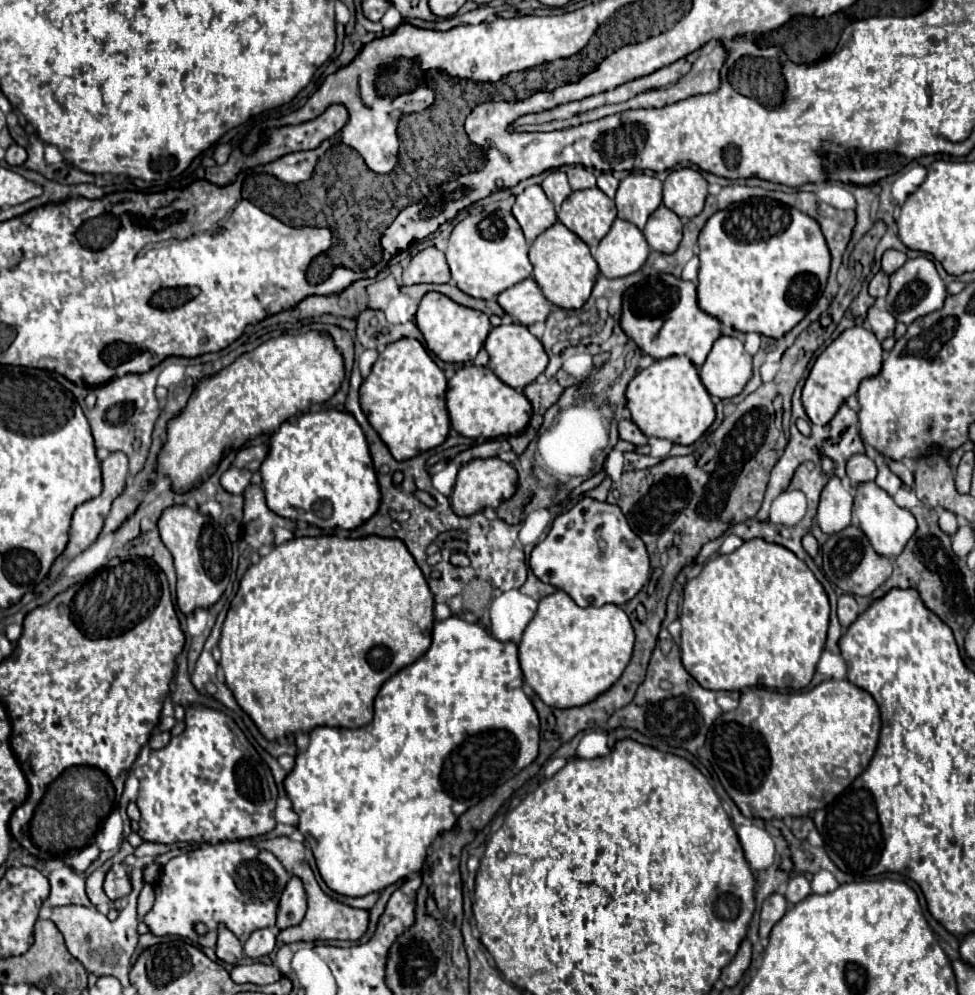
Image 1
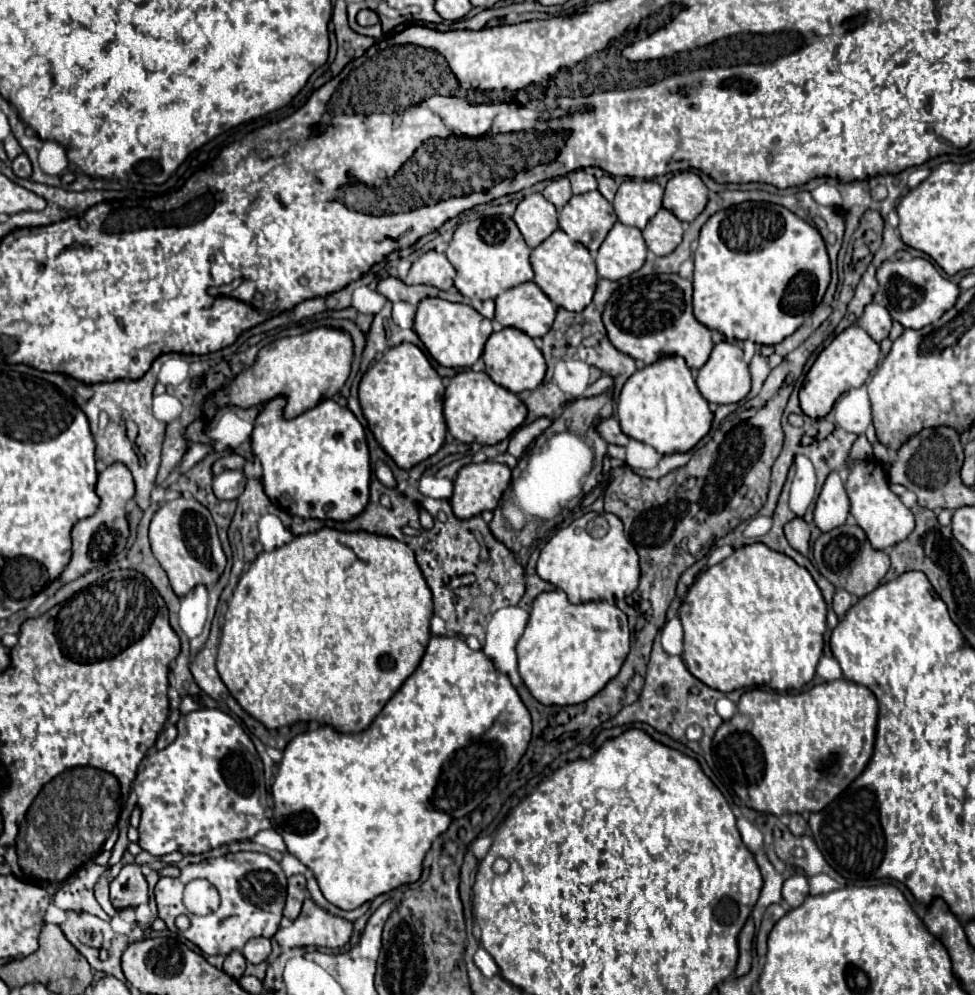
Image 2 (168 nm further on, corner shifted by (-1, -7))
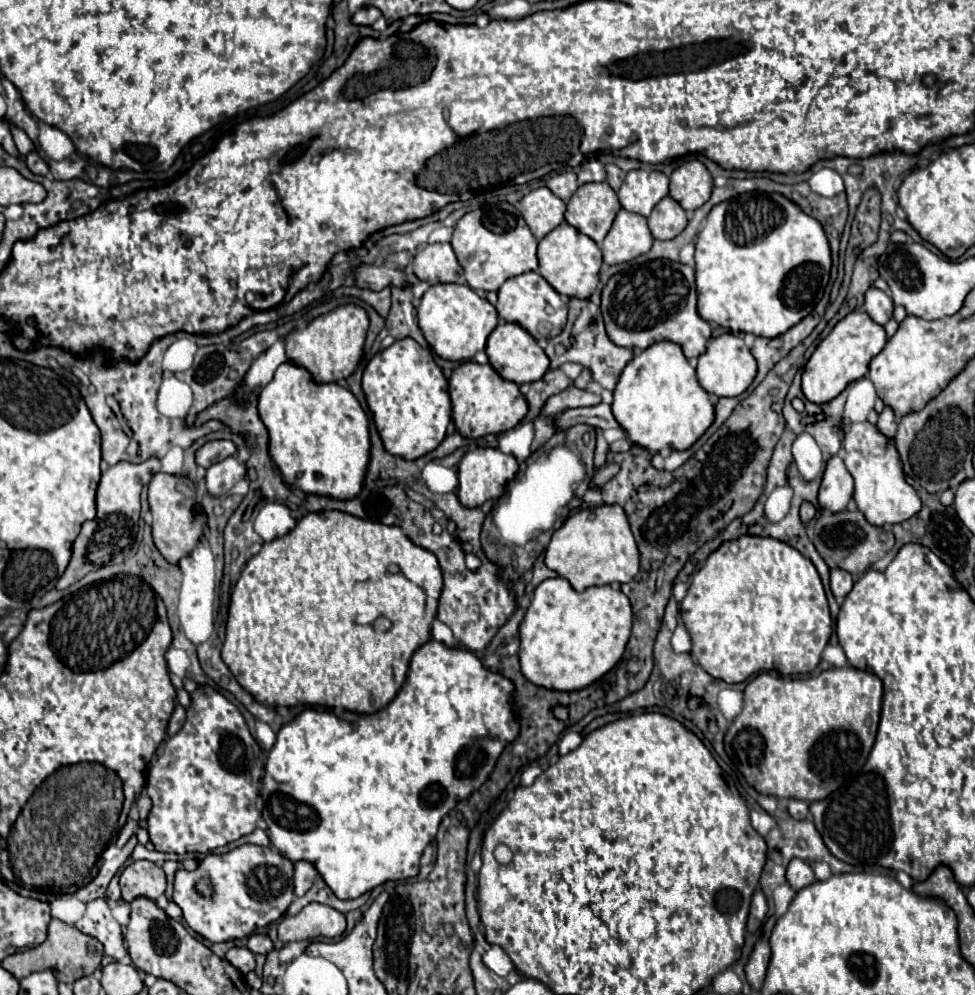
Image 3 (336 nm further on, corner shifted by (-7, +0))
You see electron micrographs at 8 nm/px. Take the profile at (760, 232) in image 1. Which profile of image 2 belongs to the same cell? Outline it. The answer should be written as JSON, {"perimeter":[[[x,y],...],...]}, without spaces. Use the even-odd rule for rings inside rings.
{"perimeter":[[[744,201],[740,205],[728,207],[724,211],[714,213],[702,227],[700,231],[700,239],[698,239],[698,249],[694,251],[694,317],[706,325],[708,329],[716,329],[720,331],[726,339],[750,339],[754,343],[760,345],[776,345],[780,341],[784,341],[786,337],[790,337],[810,315],[812,311],[820,305],[824,291],[830,283],[830,261],[828,261],[828,253],[824,247],[824,241],[818,233],[818,229],[814,225],[810,225],[808,221],[796,217],[792,211],[788,211],[782,205],[774,205],[774,203],[756,203],[756,201]]]}

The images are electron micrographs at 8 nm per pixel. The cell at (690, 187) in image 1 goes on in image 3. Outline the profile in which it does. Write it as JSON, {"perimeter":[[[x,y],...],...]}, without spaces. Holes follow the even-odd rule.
{"perimeter":[[[698,160],[686,162],[670,176],[670,196],[684,208],[696,210],[712,194],[712,176]]]}

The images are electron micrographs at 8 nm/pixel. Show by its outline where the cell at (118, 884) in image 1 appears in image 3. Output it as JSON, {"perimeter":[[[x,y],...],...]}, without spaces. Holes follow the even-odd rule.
{"perimeter":[[[136,860],[120,874],[122,898],[132,902],[138,896],[156,900],[166,890],[166,876],[160,866],[148,860]]]}

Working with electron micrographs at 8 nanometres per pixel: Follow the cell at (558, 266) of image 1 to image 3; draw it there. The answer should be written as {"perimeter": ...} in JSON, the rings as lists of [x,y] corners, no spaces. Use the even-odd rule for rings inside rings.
{"perimeter":[[[566,222],[560,224],[558,228],[554,228],[550,234],[546,234],[538,242],[538,260],[540,260],[538,272],[562,296],[584,300],[584,298],[592,296],[592,290],[596,290],[598,272],[600,272],[600,266],[602,266],[602,252],[592,238],[578,232],[570,224],[566,224]]]}

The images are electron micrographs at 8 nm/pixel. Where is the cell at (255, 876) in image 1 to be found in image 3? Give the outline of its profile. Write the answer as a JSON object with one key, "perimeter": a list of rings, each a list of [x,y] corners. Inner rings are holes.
{"perimeter":[[[242,844],[226,854],[208,854],[204,860],[200,860],[198,868],[188,872],[180,868],[174,878],[174,894],[172,902],[176,902],[182,908],[186,924],[204,936],[210,942],[228,942],[228,940],[242,940],[248,938],[250,934],[266,928],[270,922],[276,922],[282,918],[288,910],[288,906],[294,900],[294,886],[292,886],[292,862],[284,858],[284,854],[276,852],[274,848],[262,848],[256,844]],[[198,878],[210,878],[212,888],[216,888],[216,898],[202,898],[196,890],[194,884]]]}

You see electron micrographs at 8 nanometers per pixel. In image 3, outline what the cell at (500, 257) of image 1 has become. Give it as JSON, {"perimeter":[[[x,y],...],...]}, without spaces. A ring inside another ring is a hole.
{"perimeter":[[[500,202],[490,210],[478,208],[464,214],[454,228],[450,244],[464,270],[468,286],[474,290],[498,290],[508,278],[538,270],[538,240],[532,236],[522,214],[508,202]]]}

